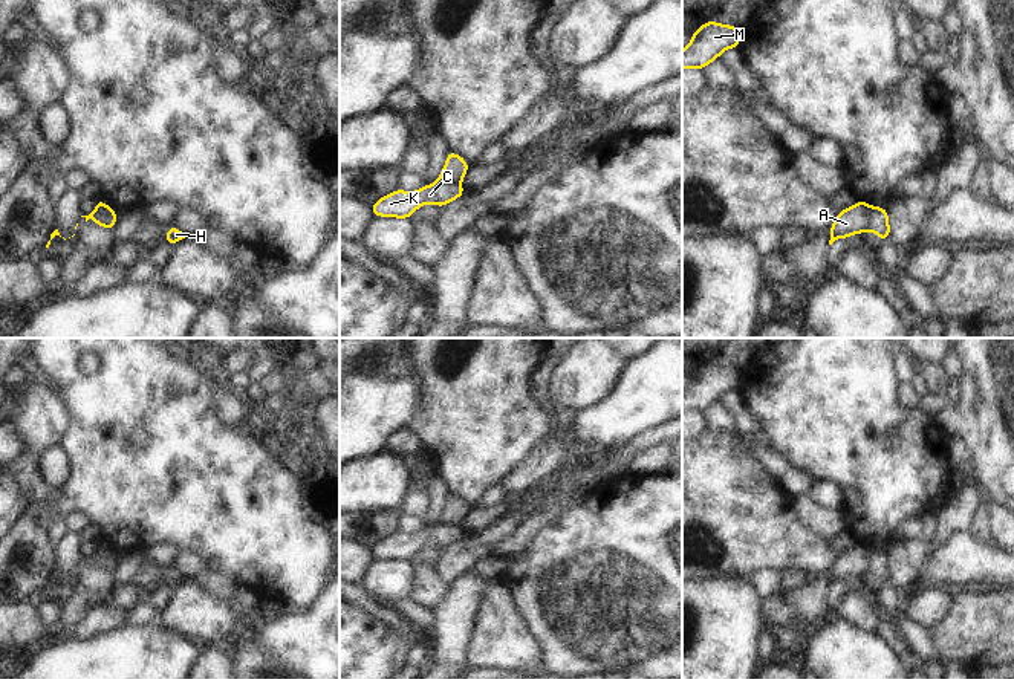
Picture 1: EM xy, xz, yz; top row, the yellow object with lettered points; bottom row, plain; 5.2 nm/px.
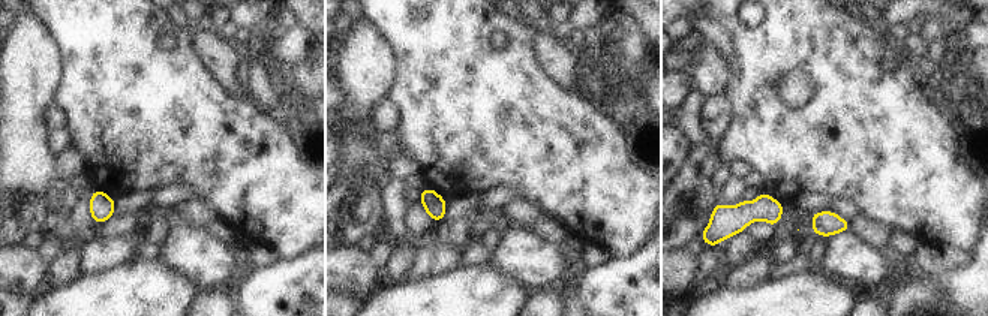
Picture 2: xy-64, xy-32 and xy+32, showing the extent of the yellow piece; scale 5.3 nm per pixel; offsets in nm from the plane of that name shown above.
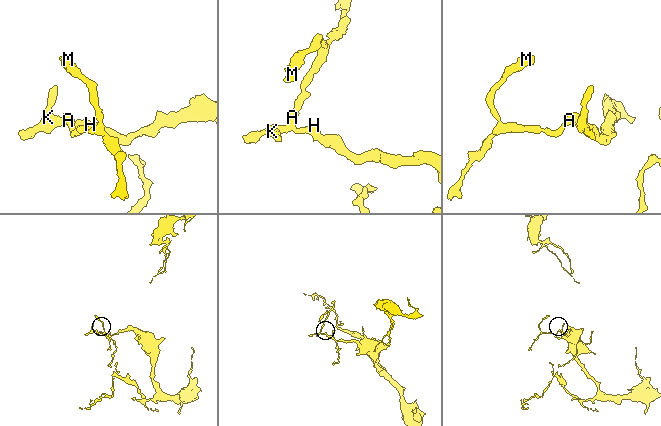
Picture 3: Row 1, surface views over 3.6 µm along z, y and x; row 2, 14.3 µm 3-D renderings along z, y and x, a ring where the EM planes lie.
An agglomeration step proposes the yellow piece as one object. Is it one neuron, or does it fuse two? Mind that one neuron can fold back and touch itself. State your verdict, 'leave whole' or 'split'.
split

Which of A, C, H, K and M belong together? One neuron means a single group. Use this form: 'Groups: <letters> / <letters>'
Groups: A M / C H K.

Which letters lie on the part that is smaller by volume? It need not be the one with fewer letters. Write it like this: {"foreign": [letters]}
{"foreign": ["A", "M"]}

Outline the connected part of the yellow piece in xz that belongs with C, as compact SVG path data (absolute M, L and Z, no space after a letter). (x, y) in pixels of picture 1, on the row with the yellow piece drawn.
M433 182L416 191L396 188L379 197L370 208L375 217L411 219L422 205L431 203L442 208L462 196L465 196L465 190L460 184Z

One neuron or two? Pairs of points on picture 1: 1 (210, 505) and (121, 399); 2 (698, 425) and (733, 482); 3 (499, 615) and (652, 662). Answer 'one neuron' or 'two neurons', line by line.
1: one neuron
2: two neurons
3: two neurons

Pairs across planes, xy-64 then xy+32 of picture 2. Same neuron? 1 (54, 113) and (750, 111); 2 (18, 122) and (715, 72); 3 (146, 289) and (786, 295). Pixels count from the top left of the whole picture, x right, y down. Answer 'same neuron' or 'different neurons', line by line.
1: different neurons
2: same neuron
3: same neuron

